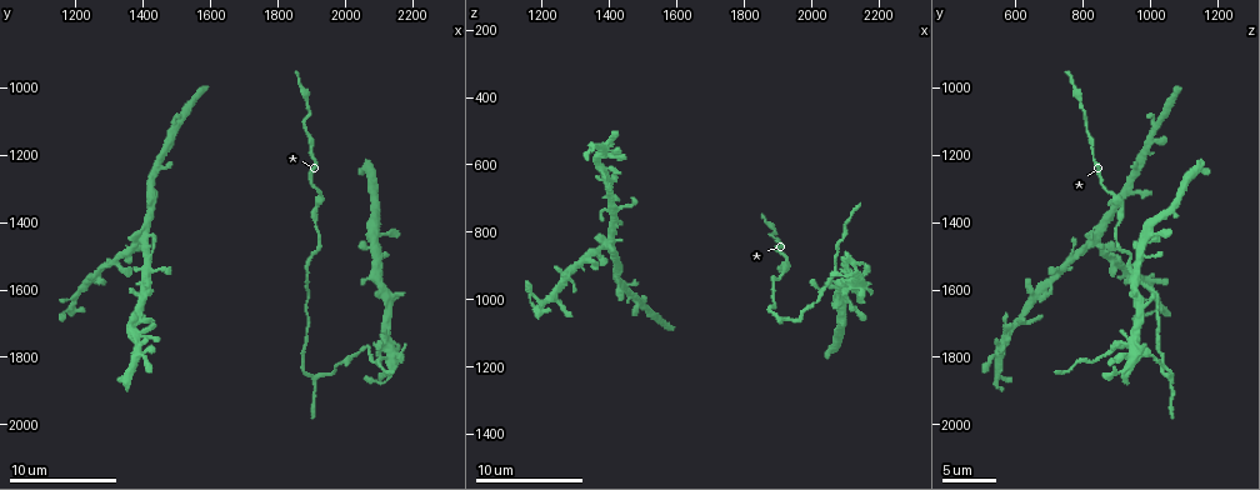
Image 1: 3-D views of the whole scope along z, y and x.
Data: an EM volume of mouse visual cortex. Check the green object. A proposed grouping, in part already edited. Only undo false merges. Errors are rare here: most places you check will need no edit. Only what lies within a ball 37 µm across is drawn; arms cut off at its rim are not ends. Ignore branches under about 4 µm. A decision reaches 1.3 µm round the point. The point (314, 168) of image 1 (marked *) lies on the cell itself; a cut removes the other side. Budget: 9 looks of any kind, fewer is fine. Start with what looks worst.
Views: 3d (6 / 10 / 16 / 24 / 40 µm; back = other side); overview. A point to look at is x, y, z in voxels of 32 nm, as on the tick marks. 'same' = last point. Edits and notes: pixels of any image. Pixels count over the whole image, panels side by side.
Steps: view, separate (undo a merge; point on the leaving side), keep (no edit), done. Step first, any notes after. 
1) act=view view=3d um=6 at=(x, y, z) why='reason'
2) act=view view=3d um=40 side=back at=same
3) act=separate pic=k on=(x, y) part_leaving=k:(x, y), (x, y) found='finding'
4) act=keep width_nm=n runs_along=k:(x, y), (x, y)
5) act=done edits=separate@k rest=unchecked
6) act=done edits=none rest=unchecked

act=view view=3d um=10 at=(1870, 1840, 1040) why='calibre changes'

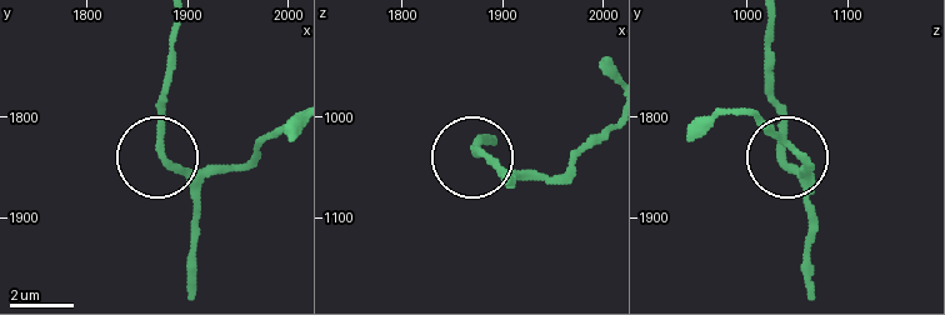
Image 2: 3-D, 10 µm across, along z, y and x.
act=keep runs_along=2:(178, 26), (161, 115), (164, 155), (194, 171), (231, 171) found='continuous, no second cell'

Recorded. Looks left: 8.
act=view view=3d um=6 at=(1390, 1460, 850) why='a fork'

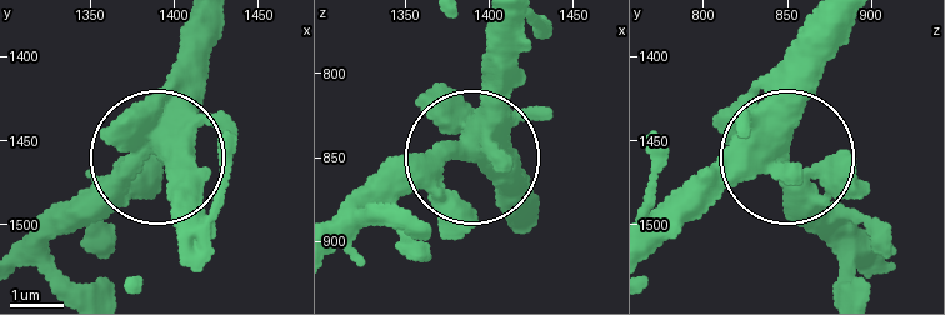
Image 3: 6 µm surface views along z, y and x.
act=view view=3d um=6 side=back at=(1384, 1456, 842)

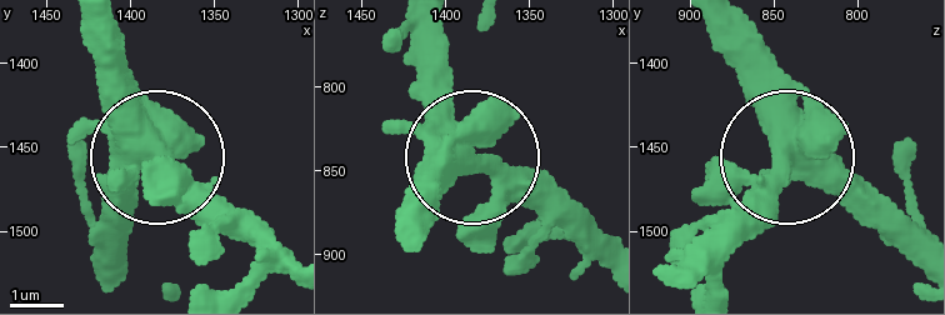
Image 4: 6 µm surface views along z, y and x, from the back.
act=keep width_nm=450 found='all the same cell'

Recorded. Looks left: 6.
act=view view=3d um=16 at=(1880, 1090, 810)

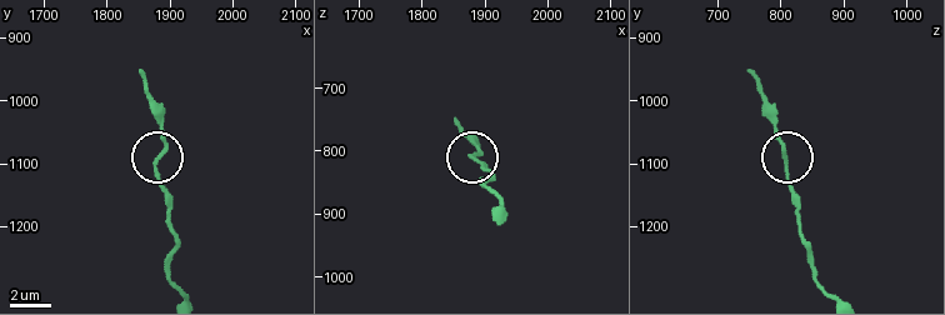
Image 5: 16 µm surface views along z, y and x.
act=keep runs_along=5:(174, 249), (169, 200), (159, 175), (164, 111) found='continuous, no second cell'

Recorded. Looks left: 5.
act=view view=3d um=10 at=(1900, 1500, 940) why='narrows sharply'

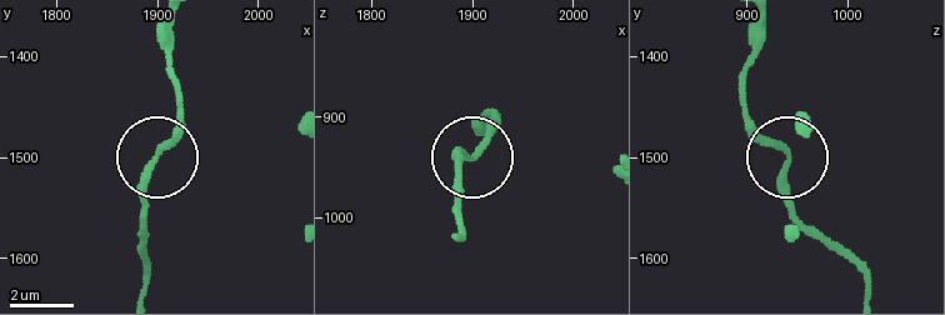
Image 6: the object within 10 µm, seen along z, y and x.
act=view view=3d um=10 side=back at=(1900, 1502, 936)

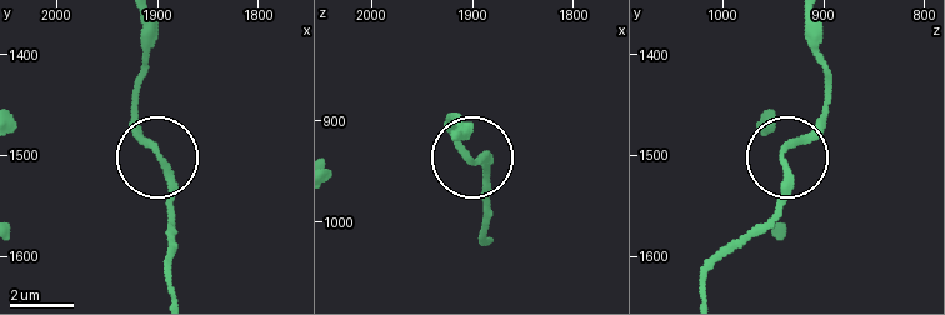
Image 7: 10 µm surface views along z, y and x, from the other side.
act=keep runs_along=7:(815, 20), (824, 109), (785, 158), (775, 226) found='one cell here'

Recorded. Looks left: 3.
act=done edits=none rest=unchecked

